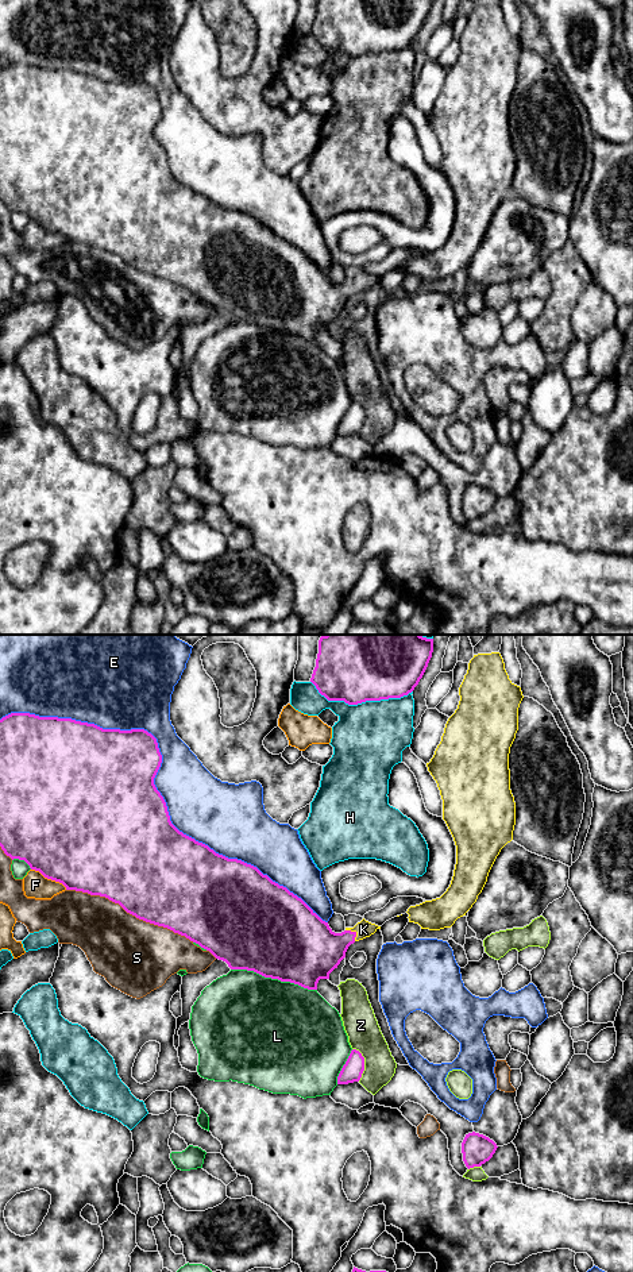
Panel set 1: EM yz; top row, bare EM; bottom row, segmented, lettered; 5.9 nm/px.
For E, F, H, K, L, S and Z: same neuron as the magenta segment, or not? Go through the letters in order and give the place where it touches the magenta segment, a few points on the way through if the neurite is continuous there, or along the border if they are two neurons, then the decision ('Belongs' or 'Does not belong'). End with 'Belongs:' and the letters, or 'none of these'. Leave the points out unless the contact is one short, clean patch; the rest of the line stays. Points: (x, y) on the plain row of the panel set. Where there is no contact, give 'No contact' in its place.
E: Touches magenta at yz (153, 133). Does not belong
F: Touches magenta at yz (49, 230). Does not belong
H: Touches magenta at yz (361, 54). Does not belong
K: Touches magenta at yz (354, 284). Path across: yz (316, 301), (329, 300), (354, 284), (363, 281). Belongs
L: Touches magenta at yz (274, 330). Does not belong
S: Touches magenta at yz (130, 265). Does not belong
Z: Touches magenta at yz (363, 415). Does not belong
Belongs: K

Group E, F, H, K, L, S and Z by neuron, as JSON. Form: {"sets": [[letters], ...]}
{"sets": [["E"], ["F"], ["H"], ["K"], ["L"], ["S"], ["Z"]]}

